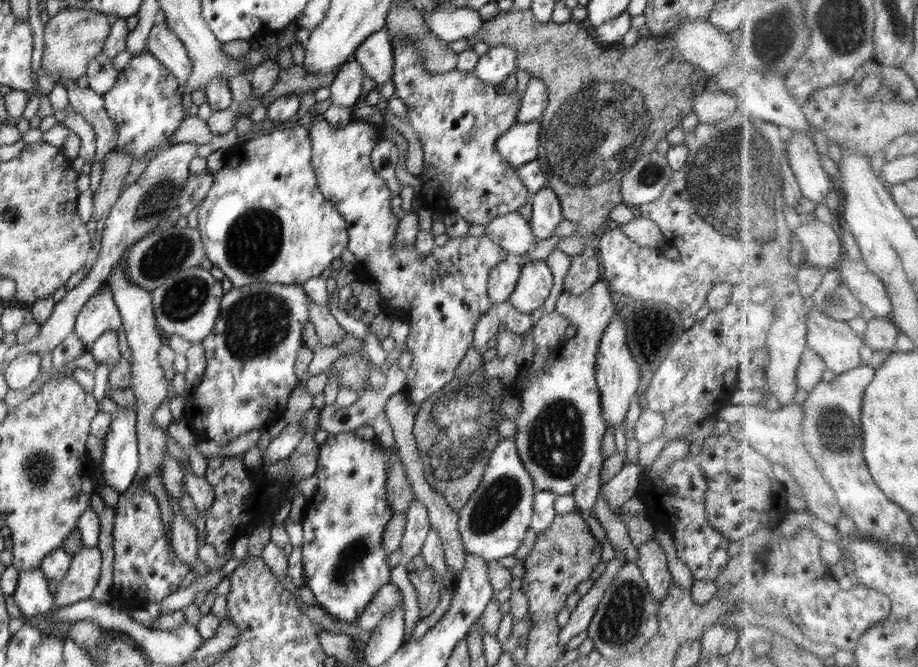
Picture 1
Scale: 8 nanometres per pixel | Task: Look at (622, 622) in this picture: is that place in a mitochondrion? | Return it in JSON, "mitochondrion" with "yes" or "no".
{"mitochondrion":"yes"}

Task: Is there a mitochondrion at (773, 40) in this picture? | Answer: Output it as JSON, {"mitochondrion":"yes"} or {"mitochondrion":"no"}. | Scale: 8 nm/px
{"mitochondrion":"yes"}

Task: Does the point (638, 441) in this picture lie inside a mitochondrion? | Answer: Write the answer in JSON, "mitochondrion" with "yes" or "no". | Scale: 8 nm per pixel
{"mitochondrion":"no"}

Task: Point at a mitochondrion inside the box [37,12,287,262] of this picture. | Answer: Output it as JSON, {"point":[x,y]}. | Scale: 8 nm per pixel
{"point":[160,193]}

